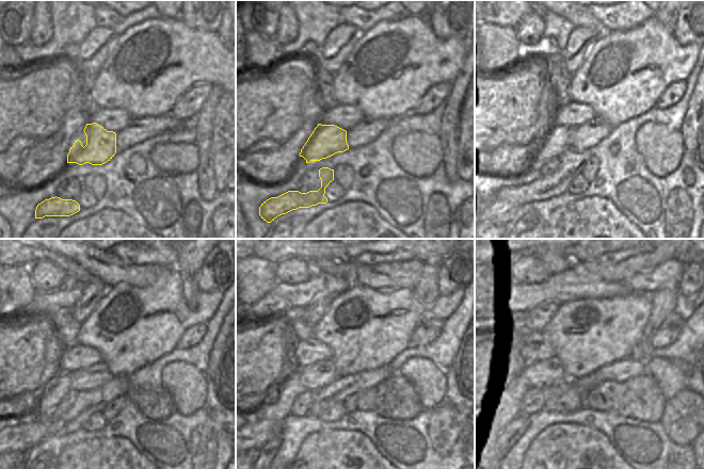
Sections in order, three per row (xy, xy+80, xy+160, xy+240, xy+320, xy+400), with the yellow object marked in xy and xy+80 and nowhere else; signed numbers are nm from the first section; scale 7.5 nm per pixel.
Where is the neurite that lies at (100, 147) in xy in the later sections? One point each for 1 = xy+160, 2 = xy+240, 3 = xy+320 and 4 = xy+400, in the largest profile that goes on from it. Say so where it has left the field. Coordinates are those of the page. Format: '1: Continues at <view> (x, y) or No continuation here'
1: Continues at xy+160 (553, 142)
2: Continues at xy+240 (35, 425)
3: Continues at xy+320 (259, 423)
4: Continues at xy+400 (496, 410).

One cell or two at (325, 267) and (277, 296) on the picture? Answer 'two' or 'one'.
two

